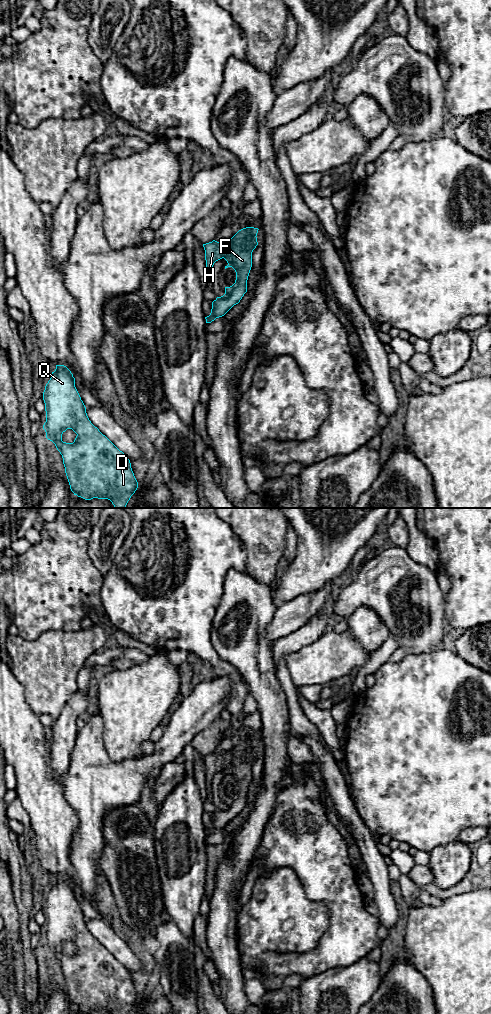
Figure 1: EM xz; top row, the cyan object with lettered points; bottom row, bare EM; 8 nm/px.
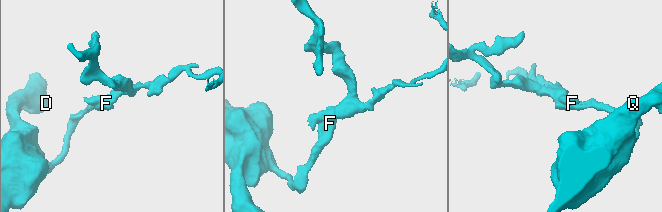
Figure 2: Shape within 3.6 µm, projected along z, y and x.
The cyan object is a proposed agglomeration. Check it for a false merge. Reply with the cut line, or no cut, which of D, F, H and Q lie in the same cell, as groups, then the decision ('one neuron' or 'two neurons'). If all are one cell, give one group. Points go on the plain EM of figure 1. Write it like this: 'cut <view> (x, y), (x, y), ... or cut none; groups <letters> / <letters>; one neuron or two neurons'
cut xz (252, 762), (229, 763), (223, 769); groups D F Q / H; two neurons

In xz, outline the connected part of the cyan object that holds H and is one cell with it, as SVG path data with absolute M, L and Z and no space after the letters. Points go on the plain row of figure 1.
M248 739L249 749L242 756L235 756L232 750L229 750L224 754L213 752L212 754L203 756L207 786L211 786L214 775L224 770L229 764L238 764L240 762L253 763L258 757L256 749L258 742L258 740Z

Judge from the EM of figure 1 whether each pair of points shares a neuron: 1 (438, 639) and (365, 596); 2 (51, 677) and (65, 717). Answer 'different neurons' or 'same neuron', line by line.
1: same neuron
2: different neurons

